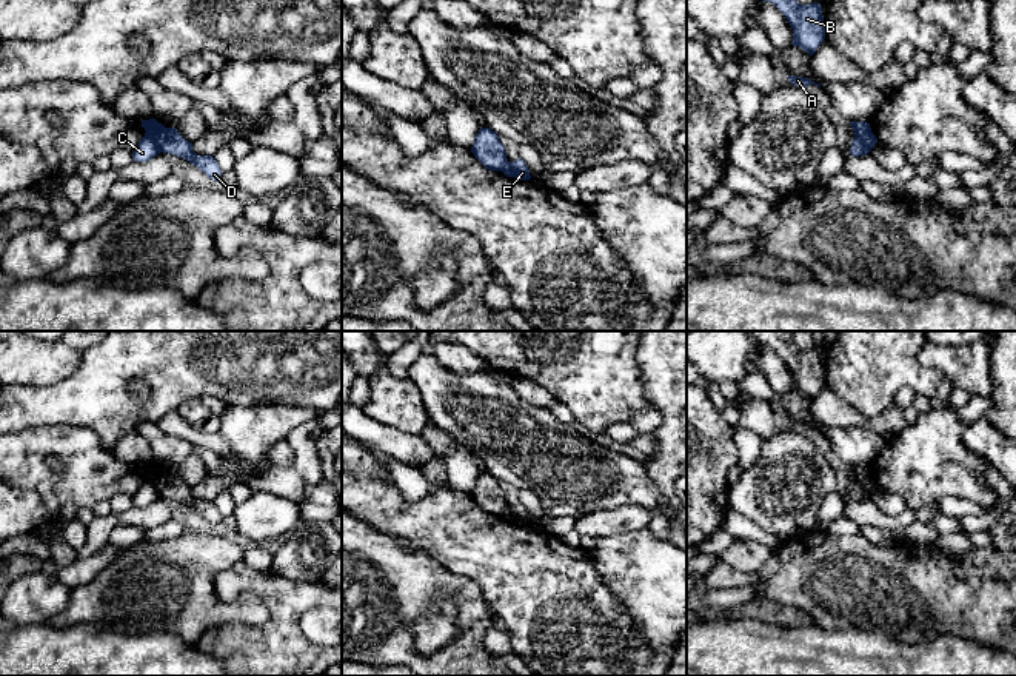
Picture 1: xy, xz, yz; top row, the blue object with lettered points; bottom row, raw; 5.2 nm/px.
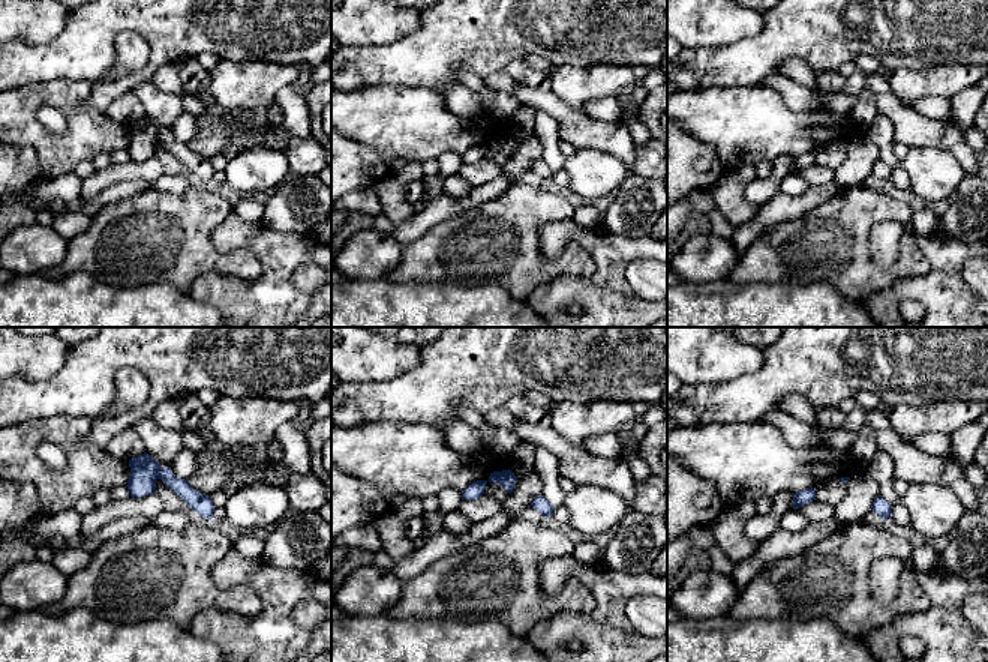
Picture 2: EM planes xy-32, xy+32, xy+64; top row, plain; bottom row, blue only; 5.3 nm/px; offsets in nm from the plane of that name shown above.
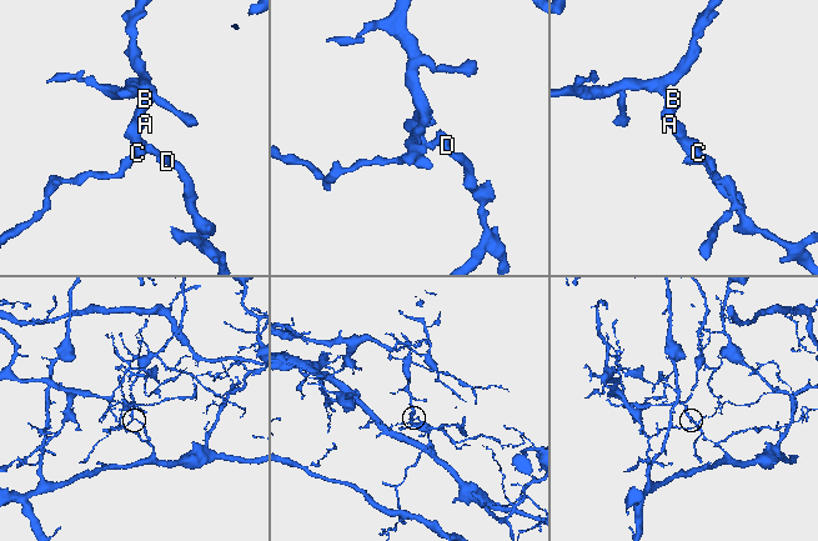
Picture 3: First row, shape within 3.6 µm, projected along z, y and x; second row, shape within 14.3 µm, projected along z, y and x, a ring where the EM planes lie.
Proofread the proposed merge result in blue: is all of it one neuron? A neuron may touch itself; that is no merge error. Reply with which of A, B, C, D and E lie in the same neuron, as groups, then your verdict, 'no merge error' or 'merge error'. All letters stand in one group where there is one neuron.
A B C / D E; merge error

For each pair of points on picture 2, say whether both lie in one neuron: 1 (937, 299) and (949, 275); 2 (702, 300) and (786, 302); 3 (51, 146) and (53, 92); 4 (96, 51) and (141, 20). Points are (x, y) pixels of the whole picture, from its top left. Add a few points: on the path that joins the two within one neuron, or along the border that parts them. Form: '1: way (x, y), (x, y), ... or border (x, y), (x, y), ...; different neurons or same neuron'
1: way (943, 293), (945, 281); same neuron
2: way (723, 302), (765, 302); same neuron
3: way (66, 137), (72, 131), (72, 111), (68, 107); same neuron
4: way (102, 39), (122, 20), (129, 20); same neuron

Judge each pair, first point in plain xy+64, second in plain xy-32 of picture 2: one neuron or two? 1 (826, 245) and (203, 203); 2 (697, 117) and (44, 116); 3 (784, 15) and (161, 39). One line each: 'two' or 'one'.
1: one
2: two
3: one

